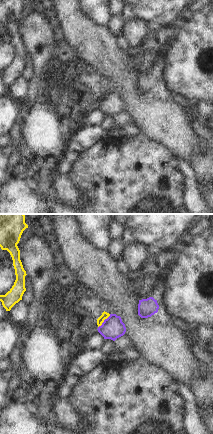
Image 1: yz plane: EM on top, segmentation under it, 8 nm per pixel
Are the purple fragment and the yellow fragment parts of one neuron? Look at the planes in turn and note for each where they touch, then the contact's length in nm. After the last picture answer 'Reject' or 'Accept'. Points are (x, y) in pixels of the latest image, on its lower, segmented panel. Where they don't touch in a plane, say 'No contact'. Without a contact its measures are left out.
Touches purple at (104, 321). Shared border 150 nm.

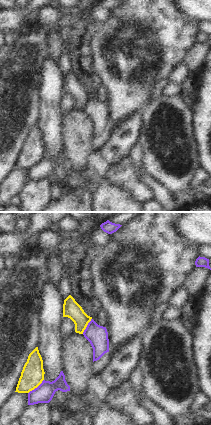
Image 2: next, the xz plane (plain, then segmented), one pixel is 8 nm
Touches purple at (37, 387). Shared border 170 nm.

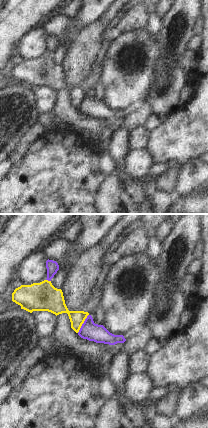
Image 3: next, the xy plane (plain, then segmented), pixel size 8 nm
Touches purple at (83, 323). Shared border 180 nm.

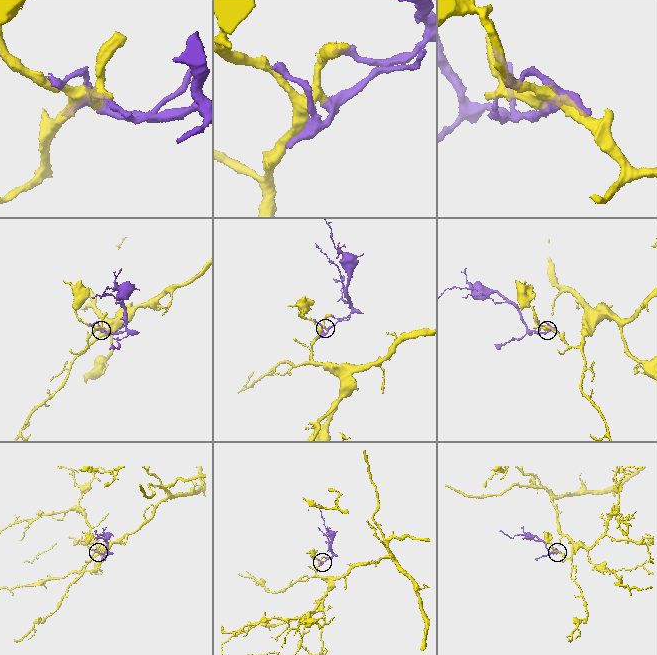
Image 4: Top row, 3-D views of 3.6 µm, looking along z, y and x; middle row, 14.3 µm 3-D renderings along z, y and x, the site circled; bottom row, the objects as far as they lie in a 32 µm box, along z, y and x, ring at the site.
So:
Reject.

